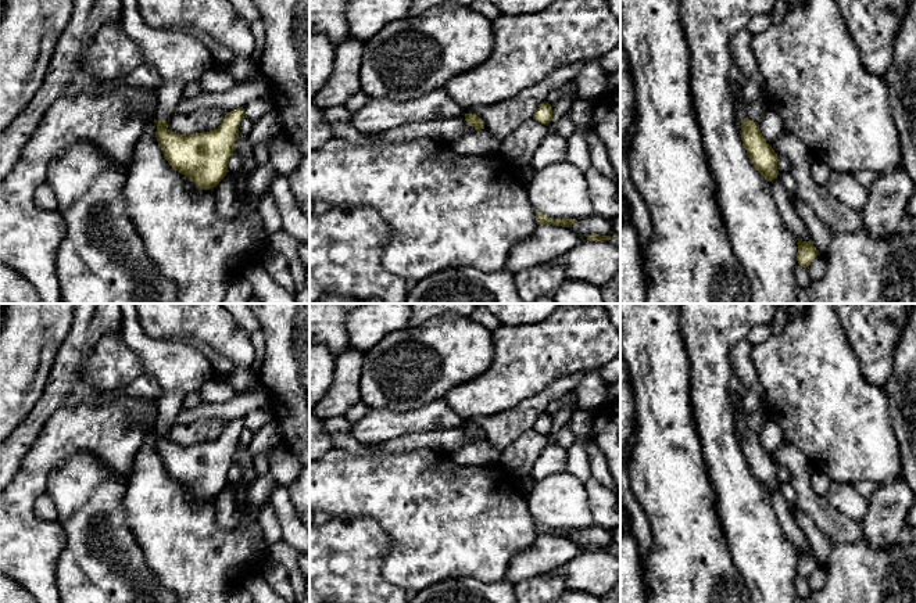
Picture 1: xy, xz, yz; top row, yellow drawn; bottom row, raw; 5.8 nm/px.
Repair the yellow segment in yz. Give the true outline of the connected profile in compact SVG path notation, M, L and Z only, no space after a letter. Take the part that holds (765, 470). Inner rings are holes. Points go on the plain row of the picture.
M745 338L730 349L730 366L733 373L745 385L745 394L740 396L740 406L734 410L736 428L741 434L741 451L754 478L772 492L779 484L777 464L763 449L759 435L747 428L747 416L766 413L766 392L759 381L751 360L752 344Z

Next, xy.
M119 304L122 312L121 337L128 347L140 358L144 373L153 376L161 387L161 394L155 398L157 417L155 448L168 474L196 493L200 500L210 500L219 495L226 487L229 469L233 464L235 452L239 448L239 437L244 428L243 417L226 423L221 435L210 442L196 445L180 445L167 437L167 431L173 426L182 409L183 398L200 390L204 383L214 378L210 360L194 347L172 340L155 340L149 337L140 326L136 304Z

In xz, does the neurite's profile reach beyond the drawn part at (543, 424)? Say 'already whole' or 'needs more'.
already whole

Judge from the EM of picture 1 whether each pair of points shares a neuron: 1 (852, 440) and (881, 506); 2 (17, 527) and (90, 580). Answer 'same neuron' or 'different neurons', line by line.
1: different neurons
2: different neurons

